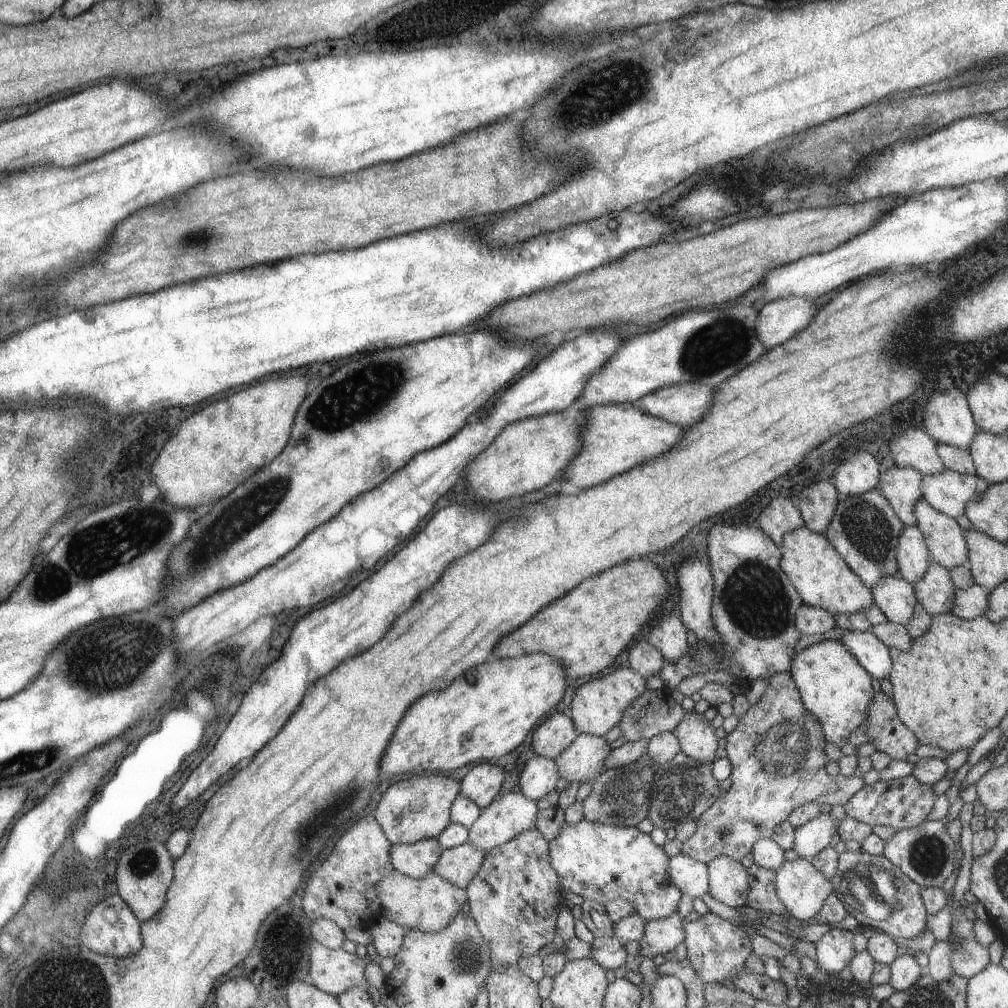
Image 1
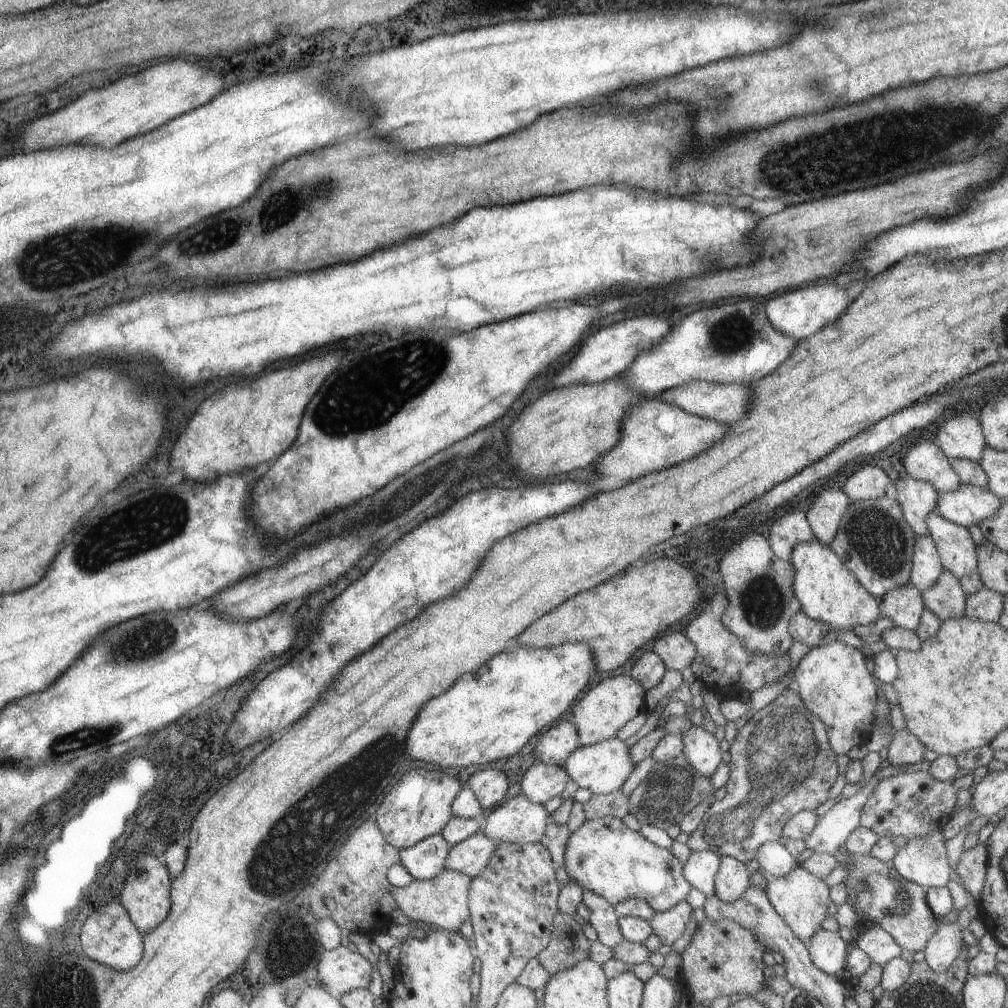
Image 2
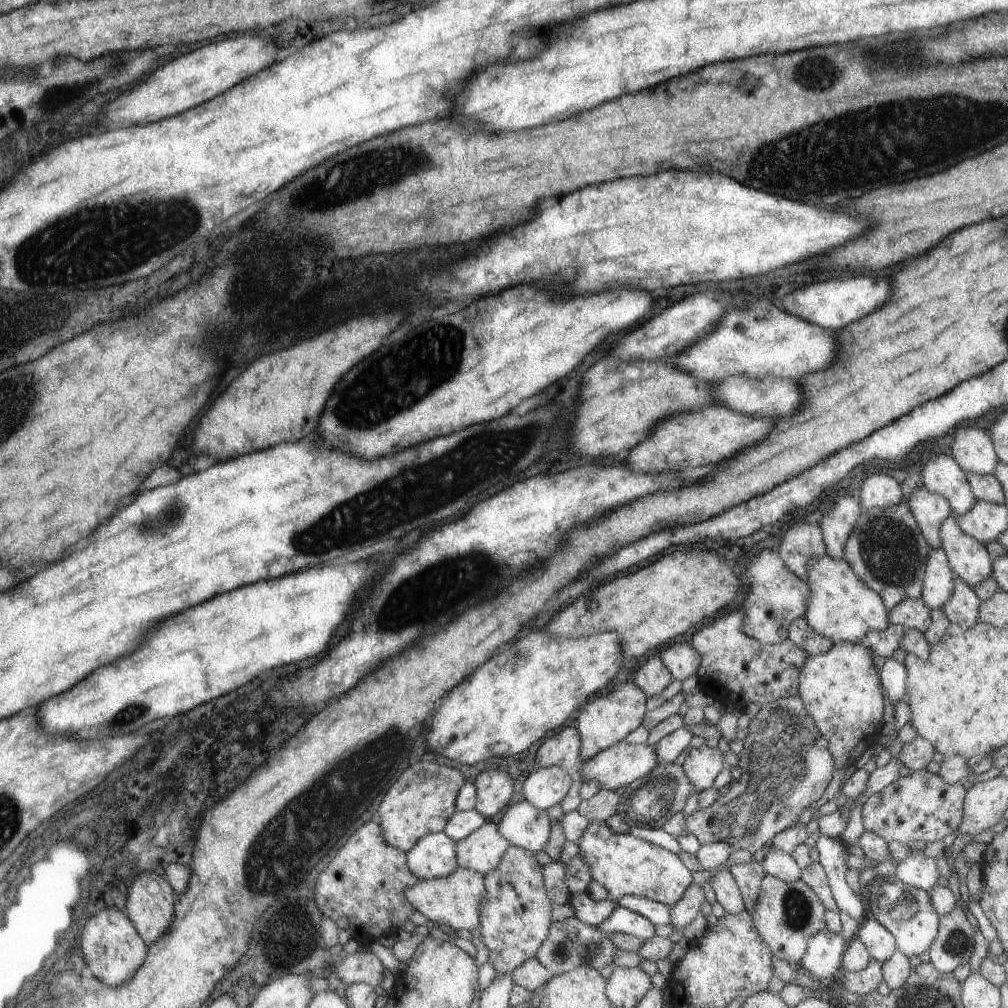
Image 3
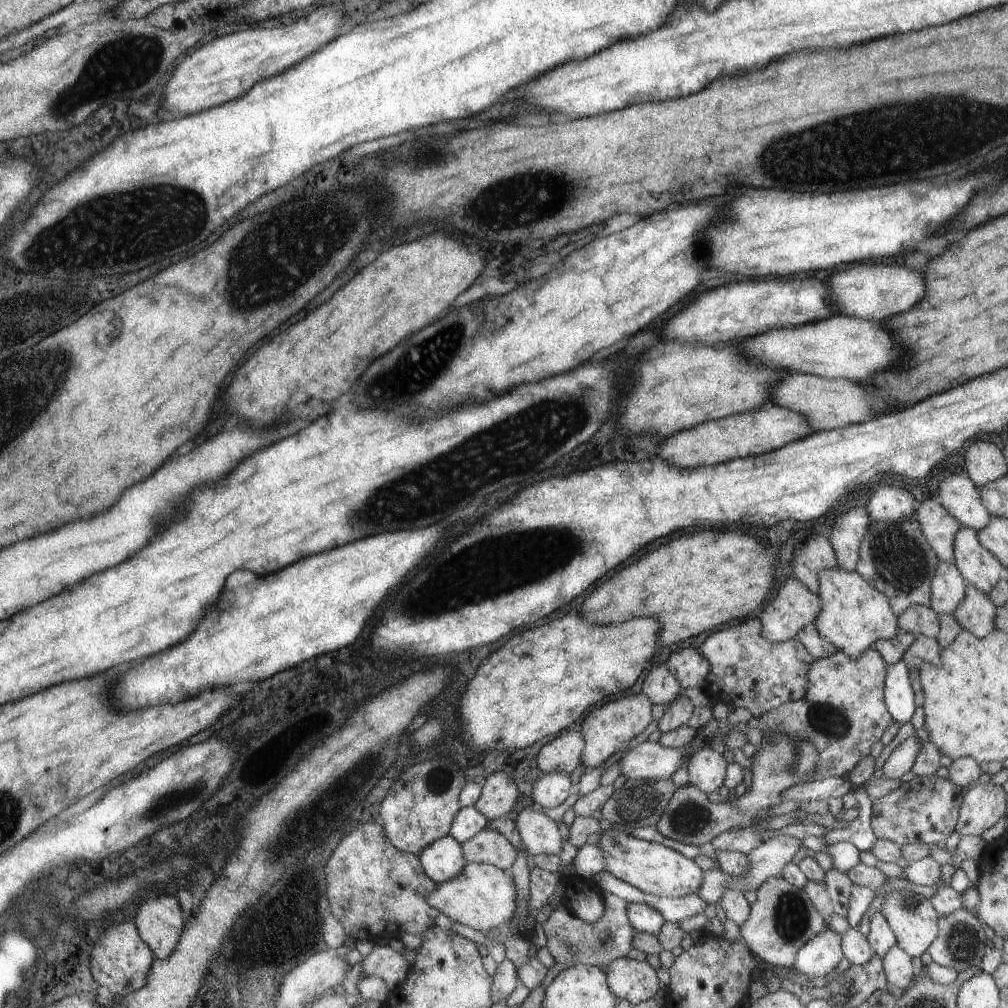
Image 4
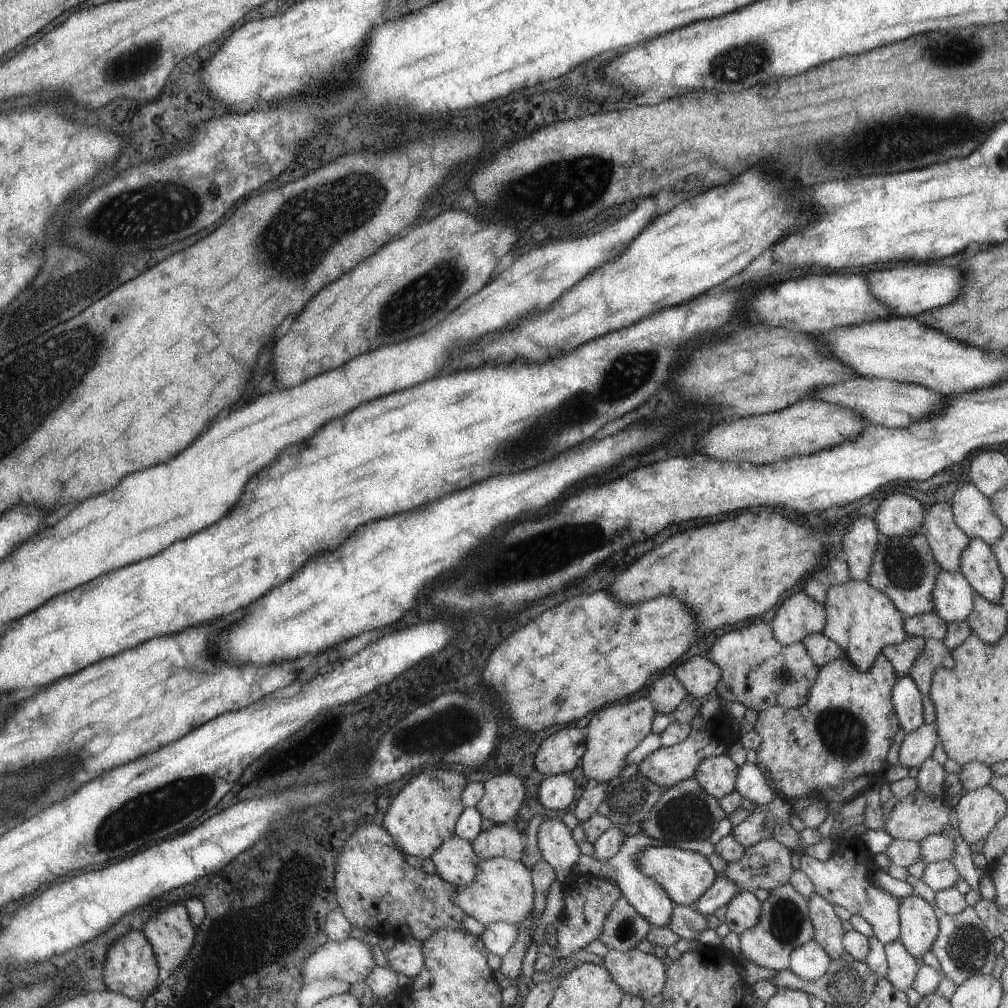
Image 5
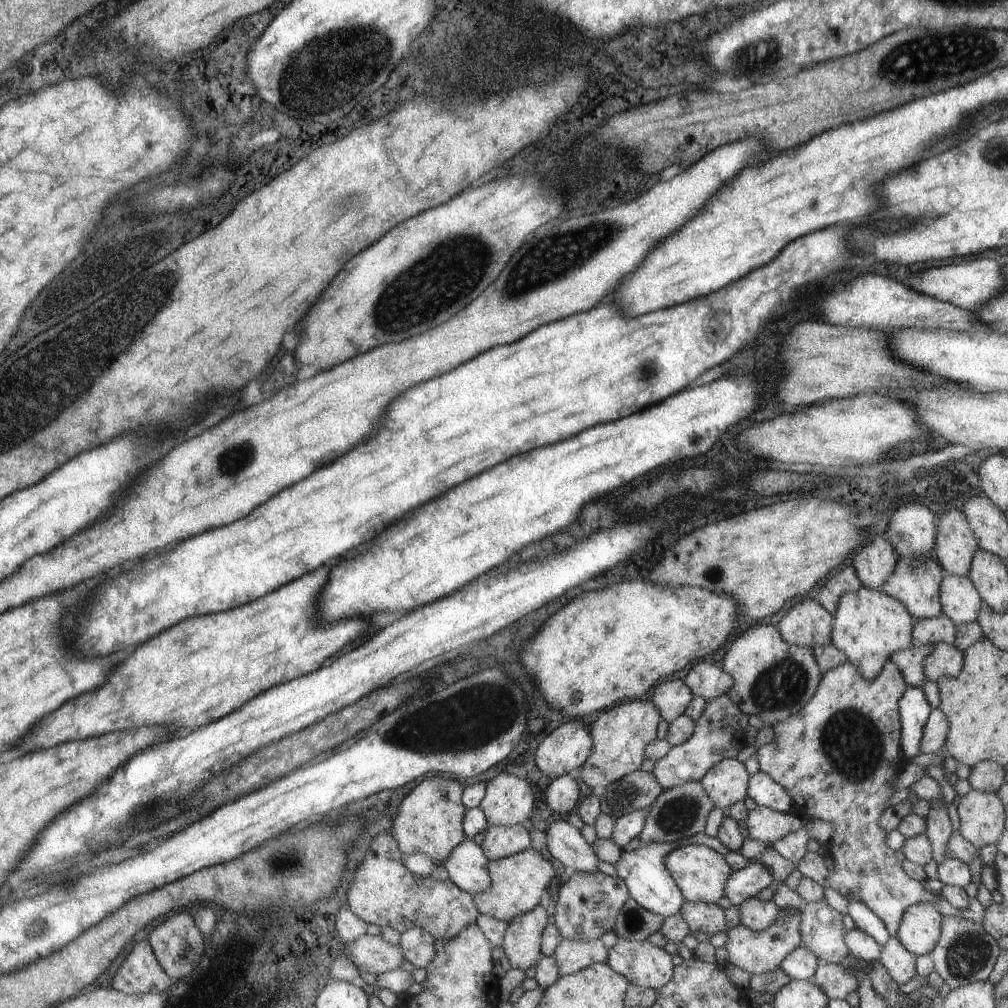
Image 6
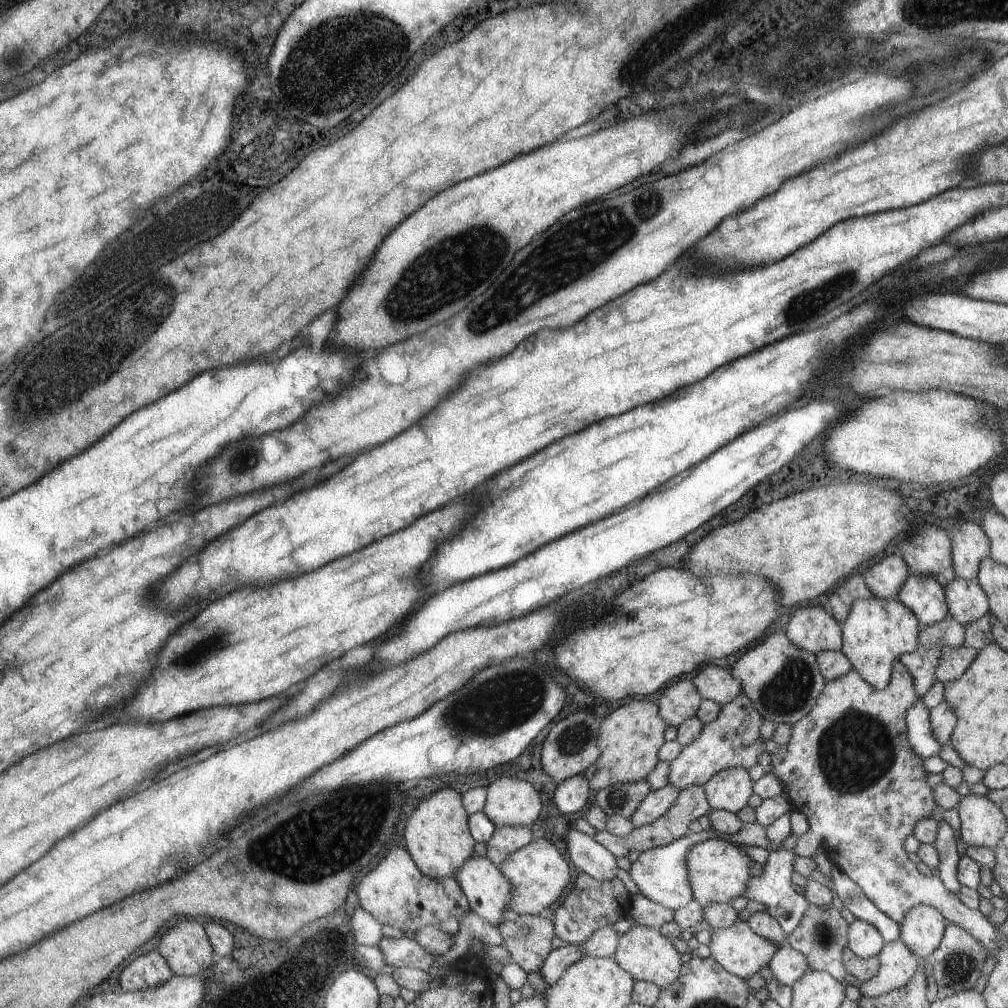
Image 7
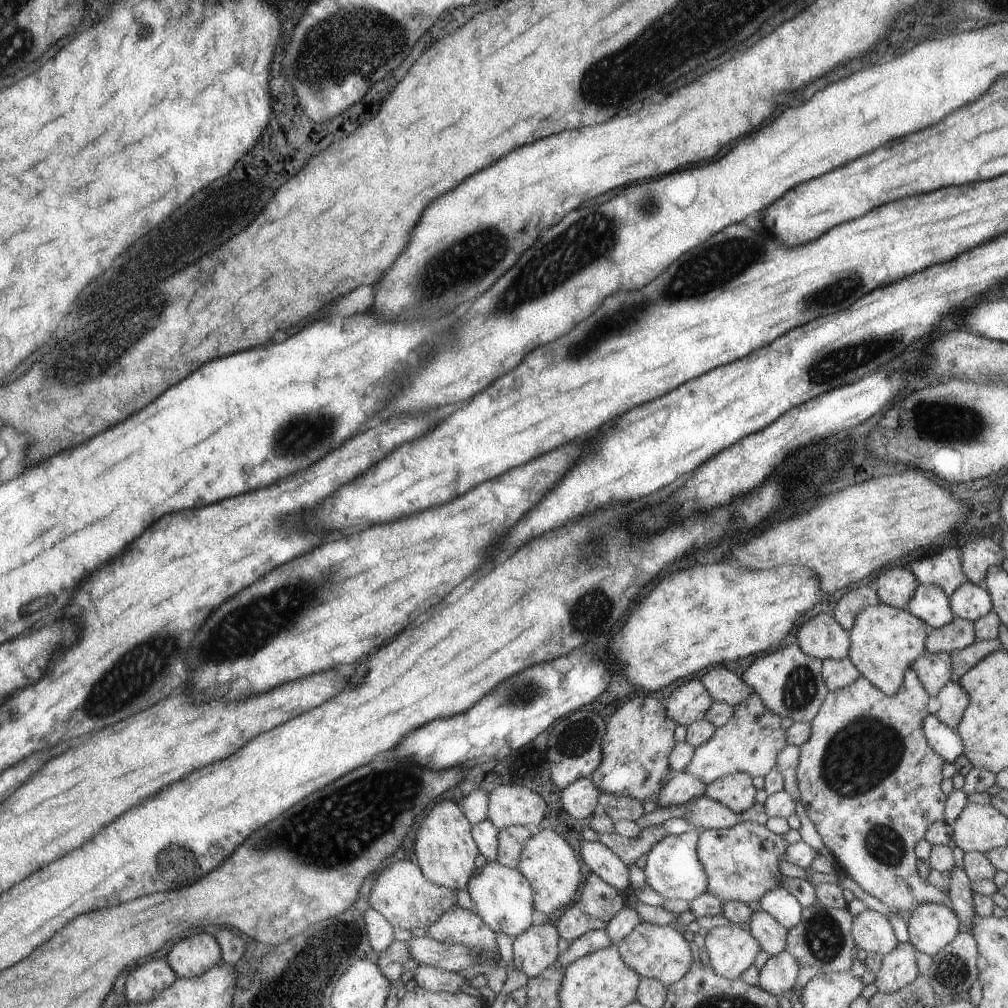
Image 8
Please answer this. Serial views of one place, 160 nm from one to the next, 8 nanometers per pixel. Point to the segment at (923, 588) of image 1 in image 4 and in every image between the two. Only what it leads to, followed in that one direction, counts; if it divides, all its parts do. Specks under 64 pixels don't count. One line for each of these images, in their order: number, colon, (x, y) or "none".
2: (946, 599)
3: (961, 608)
4: (975, 614)

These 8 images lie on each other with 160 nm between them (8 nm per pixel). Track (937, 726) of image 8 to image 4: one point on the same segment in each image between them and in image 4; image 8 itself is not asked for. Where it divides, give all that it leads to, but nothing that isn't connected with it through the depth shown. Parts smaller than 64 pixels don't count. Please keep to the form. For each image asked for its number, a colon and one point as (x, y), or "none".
4: (899, 697)
5: (906, 698)
6: (913, 709)
7: (923, 742)

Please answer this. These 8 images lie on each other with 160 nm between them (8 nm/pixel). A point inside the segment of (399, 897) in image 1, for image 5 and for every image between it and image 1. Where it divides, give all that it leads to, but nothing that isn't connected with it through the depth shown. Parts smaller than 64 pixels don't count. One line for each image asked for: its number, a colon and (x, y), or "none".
2: (441, 901)
3: (452, 901)
4: (481, 896)
5: (502, 890)

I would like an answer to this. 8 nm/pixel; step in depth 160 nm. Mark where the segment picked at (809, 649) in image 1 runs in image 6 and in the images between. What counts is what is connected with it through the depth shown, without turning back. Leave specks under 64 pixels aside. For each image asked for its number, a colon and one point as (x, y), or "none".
2: (832, 680)
3: (840, 689)
4: (842, 713)
5: (823, 749)
6: (836, 757)

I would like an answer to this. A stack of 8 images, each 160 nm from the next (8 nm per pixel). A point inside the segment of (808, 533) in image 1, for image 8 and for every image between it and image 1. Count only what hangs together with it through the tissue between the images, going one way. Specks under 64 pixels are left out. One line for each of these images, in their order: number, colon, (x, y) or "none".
2: (827, 591)
3: (839, 606)
4: (854, 614)
5: (862, 621)
6: (869, 626)
7: (875, 633)
8: (884, 641)

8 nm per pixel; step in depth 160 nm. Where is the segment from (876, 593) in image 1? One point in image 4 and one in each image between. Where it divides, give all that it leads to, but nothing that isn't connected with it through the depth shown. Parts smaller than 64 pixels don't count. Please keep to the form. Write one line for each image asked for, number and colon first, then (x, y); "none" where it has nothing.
2: (903, 605)
3: (911, 613)
4: (921, 620)

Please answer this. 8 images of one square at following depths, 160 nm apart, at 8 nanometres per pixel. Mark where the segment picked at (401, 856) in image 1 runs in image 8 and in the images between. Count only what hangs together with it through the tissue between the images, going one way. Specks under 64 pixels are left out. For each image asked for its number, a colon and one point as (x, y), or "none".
2: (424, 860)
3: (434, 855)
4: (441, 860)
5: (455, 861)
6: (467, 867)
7: (486, 889)
8: (502, 896)

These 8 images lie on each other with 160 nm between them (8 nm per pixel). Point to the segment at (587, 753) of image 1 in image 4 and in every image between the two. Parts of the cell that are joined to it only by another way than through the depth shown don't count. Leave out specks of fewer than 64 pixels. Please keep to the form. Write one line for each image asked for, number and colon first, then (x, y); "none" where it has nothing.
2: (602, 768)
3: (624, 761)
4: (647, 761)

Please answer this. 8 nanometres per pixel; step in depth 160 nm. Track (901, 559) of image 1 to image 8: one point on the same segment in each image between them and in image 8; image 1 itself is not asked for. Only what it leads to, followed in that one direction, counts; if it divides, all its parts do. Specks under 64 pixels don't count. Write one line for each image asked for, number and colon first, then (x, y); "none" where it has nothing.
2: (926, 567)
3: (938, 582)
4: (947, 589)
5: (953, 596)
6: (960, 601)
7: (966, 602)
8: (970, 602)

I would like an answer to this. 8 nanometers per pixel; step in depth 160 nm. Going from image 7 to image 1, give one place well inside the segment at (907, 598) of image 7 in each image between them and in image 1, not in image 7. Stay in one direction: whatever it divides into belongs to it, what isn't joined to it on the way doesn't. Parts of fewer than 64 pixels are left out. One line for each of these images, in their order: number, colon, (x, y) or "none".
1: (864, 529)
2: (874, 542)
3: (886, 549)
4: (897, 560)
5: (903, 568)
6: (916, 582)

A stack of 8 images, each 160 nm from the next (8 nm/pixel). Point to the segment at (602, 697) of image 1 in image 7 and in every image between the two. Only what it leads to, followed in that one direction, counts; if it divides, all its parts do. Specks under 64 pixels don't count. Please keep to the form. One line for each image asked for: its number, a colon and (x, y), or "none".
2: (602, 710)
3: (613, 716)
4: (606, 728)
5: (612, 732)
6: (620, 734)
7: (629, 737)

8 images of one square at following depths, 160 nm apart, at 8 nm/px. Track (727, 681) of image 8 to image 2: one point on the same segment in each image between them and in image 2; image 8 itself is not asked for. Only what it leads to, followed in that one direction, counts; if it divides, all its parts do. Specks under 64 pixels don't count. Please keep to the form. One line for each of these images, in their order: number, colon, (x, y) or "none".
2: (677, 652)
3: (682, 660)
4: (690, 668)
5: (699, 675)
6: (705, 680)
7: (713, 683)

